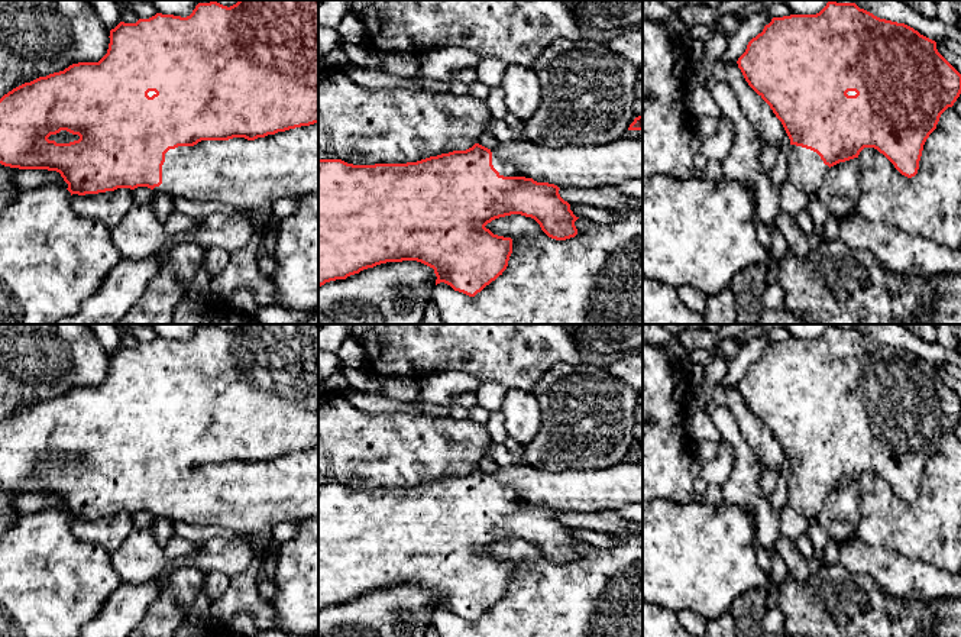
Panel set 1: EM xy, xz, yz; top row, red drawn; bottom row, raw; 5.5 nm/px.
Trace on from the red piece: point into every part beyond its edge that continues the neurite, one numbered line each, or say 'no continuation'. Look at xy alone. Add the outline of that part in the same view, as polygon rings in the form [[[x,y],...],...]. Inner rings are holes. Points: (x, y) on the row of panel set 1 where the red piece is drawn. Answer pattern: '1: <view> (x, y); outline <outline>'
1: xy (251, 174); outline [[[318,123],[301,126],[255,140],[233,138],[229,140],[201,140],[194,146],[178,146],[165,153],[162,165],[162,184],[156,193],[178,195],[197,203],[226,203],[245,210],[255,230],[266,230],[275,216],[272,204],[281,197],[318,195]]]

